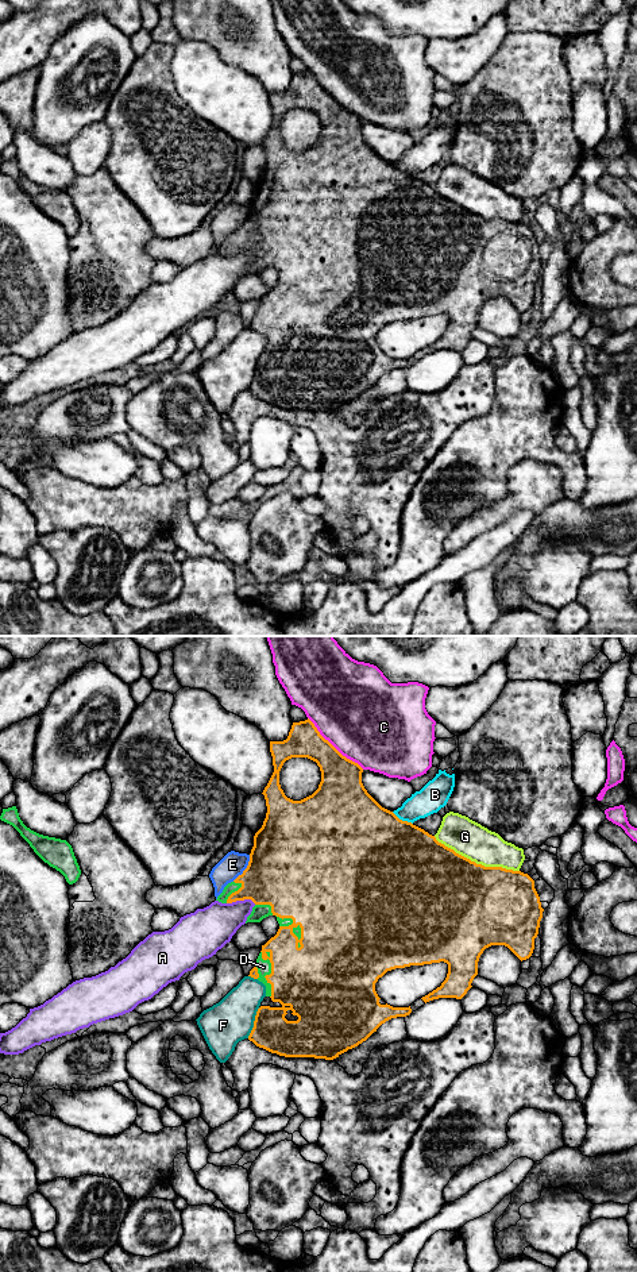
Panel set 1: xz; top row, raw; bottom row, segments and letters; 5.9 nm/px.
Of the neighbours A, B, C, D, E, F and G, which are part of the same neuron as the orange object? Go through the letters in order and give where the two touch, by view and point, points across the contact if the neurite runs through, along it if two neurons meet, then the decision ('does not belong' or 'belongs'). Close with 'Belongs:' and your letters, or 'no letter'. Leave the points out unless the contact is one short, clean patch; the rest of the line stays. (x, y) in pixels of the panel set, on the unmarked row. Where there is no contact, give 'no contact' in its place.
A: meets orange in xz at (242, 251); does not belong
B: meets orange in xz at (401, 172); does not belong
C: meets orange in xz at (332, 97); does not belong
D: meets orange in xz at (271, 324); belongs
E: meets orange in xz at (246, 220); border along xz (250, 207), (247, 219), (232, 232); does not belong
F: meets orange in xz at (254, 374); does not belong
G: meets orange in xz at (475, 215); does not belong
Belongs: D

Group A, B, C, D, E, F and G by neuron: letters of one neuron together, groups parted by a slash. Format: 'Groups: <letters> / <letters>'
Groups: A / B / C / D / E / F / G

